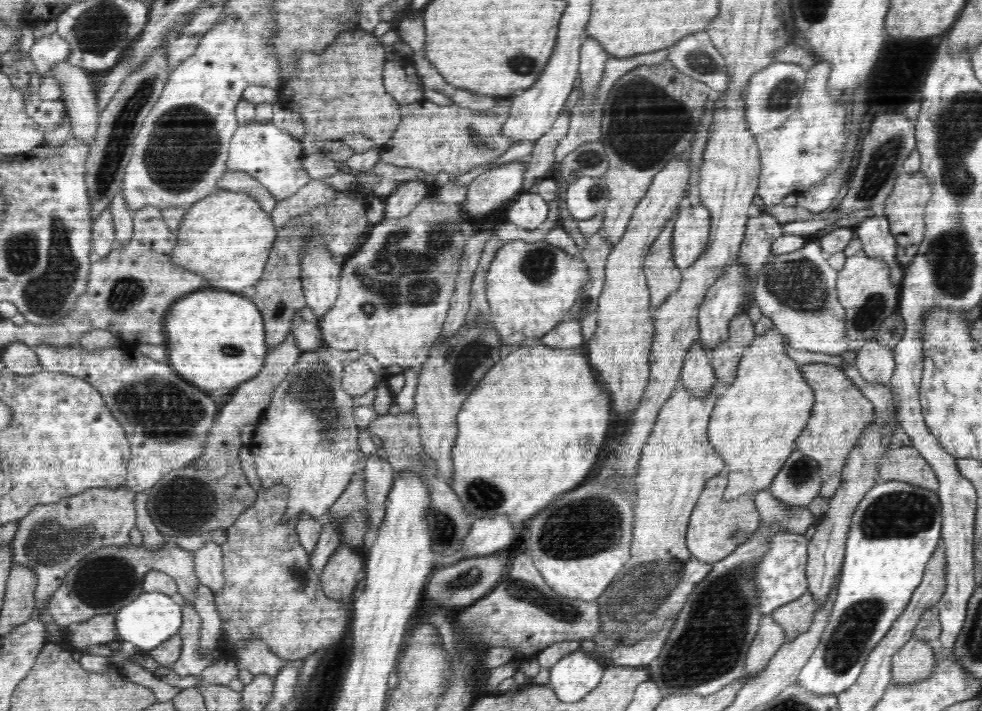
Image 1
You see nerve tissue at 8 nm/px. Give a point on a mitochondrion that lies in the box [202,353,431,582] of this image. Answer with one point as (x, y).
(314, 388)

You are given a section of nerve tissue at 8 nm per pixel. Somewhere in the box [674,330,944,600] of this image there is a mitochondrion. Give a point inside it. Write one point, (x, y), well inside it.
(903, 513)

